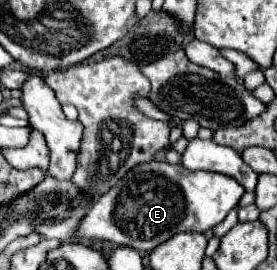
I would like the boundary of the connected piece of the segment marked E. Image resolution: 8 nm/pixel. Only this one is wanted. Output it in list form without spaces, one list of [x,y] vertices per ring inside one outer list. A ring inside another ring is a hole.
[[[153,160],[129,170],[121,182],[93,204],[89,216],[81,222],[81,230],[77,230],[77,238],[111,240],[149,252],[179,232],[207,232],[215,228],[239,204],[243,194],[243,186],[225,174],[191,172],[183,166]]]

